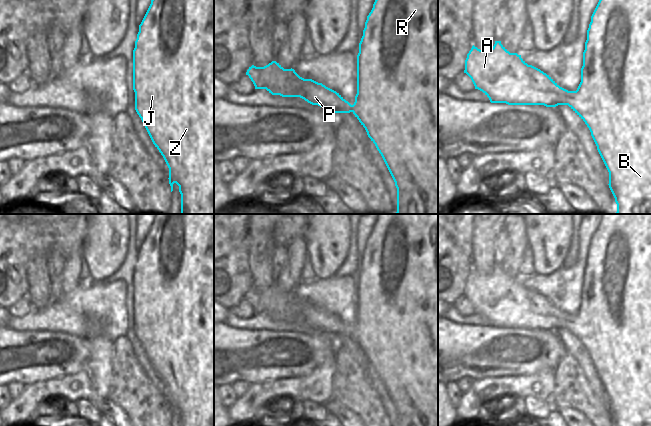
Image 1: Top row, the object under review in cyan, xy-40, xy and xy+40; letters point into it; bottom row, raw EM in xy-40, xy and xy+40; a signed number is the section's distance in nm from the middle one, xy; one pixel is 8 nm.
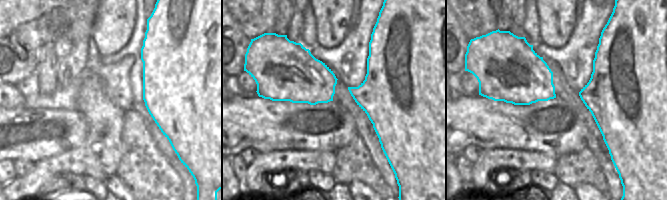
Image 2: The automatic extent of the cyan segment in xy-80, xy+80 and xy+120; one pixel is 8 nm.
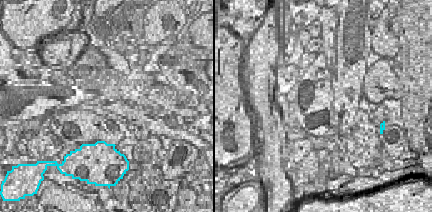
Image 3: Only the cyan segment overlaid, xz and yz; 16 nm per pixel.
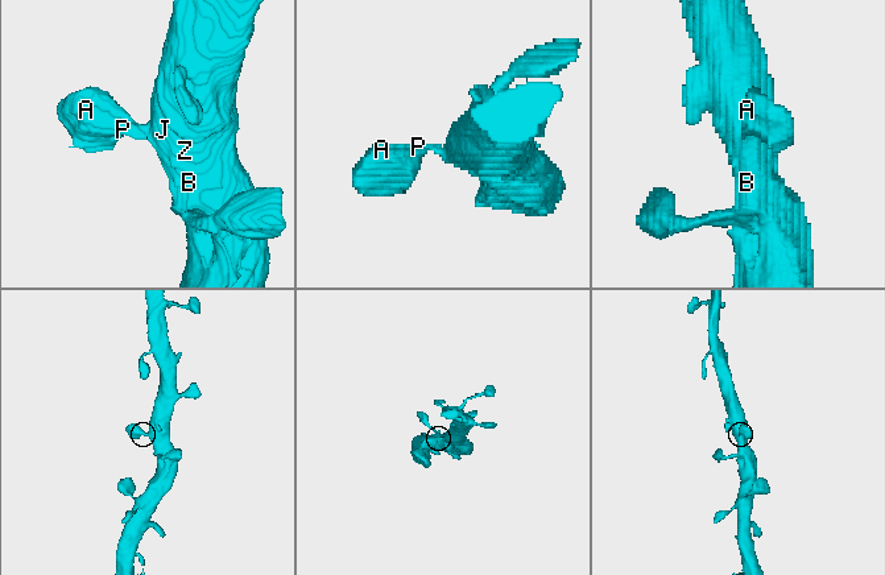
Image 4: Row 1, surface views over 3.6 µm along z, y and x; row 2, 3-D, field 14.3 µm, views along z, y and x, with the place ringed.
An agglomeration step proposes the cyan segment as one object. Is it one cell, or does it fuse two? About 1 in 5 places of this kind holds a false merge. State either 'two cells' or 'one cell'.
one cell

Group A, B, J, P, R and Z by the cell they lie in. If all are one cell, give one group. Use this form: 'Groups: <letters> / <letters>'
Groups: A B J P R Z

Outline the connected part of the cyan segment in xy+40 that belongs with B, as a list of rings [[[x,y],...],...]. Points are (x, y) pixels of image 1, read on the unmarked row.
[[[603,214],[603,218],[591,240],[587,254],[587,264],[583,276],[581,306],[576,315],[568,315],[560,311],[549,299],[540,293],[528,289],[517,277],[510,277],[501,265],[495,265],[492,273],[482,275],[472,270],[465,284],[466,297],[472,304],[475,313],[482,315],[491,327],[506,327],[508,329],[544,329],[556,331],[568,329],[587,349],[597,374],[609,396],[609,412],[615,426],[651,426],[651,214]]]

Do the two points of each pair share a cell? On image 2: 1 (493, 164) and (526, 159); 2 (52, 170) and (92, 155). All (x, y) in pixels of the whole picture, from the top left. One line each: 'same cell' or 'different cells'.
1: same cell
2: same cell

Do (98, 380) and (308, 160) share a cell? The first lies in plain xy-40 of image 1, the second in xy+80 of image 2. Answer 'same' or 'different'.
same

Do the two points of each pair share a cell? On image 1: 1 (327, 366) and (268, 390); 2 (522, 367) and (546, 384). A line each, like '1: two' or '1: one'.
1: one
2: two

